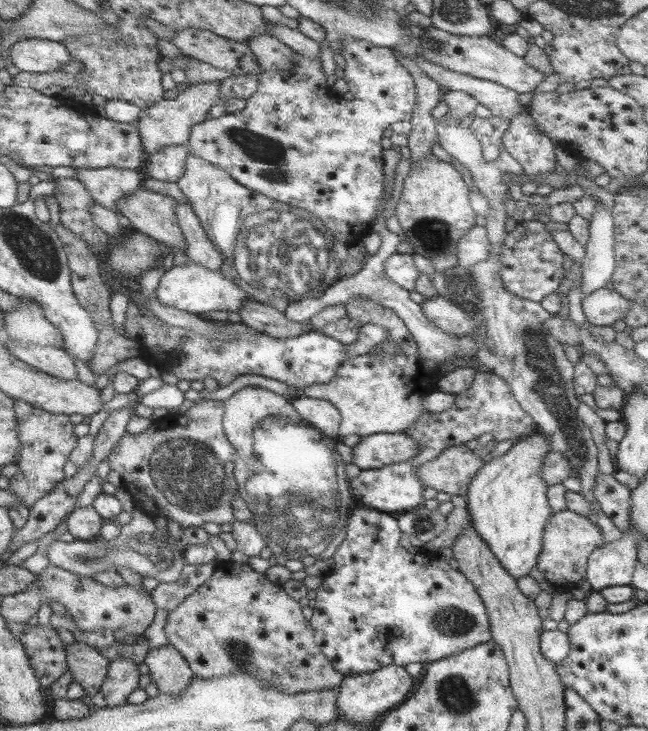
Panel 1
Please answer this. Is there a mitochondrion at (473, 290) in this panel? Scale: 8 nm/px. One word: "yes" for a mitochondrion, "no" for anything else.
yes

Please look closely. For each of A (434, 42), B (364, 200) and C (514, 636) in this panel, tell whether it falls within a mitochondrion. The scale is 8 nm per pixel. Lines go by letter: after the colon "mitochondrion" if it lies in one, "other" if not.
A: mitochondrion
B: other
C: other

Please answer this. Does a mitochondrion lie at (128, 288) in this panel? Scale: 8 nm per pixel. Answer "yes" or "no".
no

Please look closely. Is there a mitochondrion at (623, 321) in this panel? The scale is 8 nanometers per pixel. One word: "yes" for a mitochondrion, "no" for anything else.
no

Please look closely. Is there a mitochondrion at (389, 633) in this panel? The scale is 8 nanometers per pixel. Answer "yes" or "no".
yes

